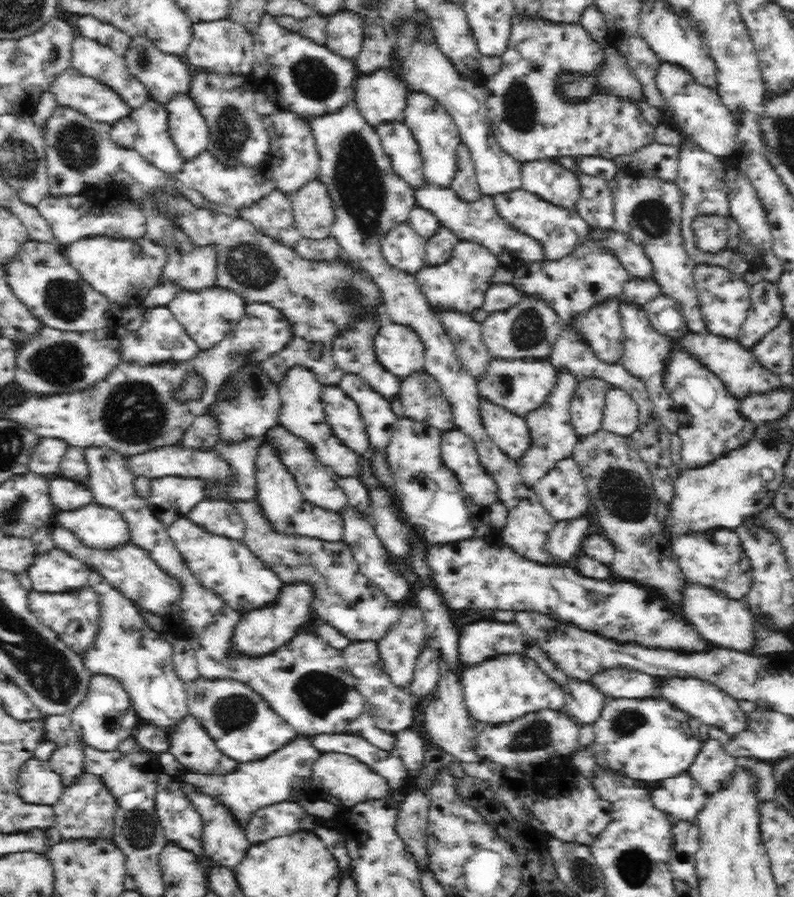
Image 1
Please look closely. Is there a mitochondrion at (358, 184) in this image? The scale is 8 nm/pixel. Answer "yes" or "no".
yes

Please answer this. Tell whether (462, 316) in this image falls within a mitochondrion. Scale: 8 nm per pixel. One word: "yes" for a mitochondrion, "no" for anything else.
no

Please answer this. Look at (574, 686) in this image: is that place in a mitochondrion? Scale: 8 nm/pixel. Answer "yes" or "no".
no

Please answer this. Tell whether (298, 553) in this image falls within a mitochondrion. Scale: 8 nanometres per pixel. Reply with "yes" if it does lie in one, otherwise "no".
yes

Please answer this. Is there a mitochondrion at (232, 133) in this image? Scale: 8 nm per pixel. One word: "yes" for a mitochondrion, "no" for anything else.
yes

